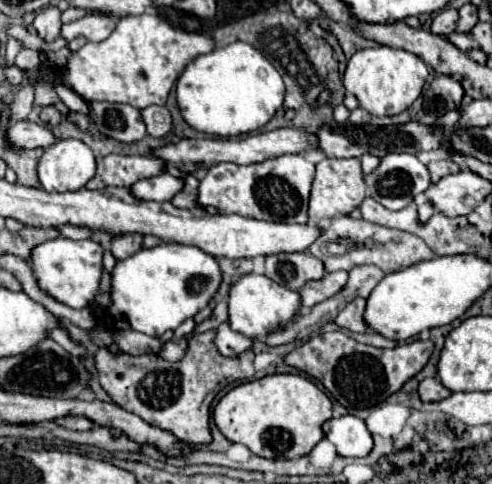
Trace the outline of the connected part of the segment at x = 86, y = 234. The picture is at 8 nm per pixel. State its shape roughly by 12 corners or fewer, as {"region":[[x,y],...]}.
{"region":[[62,226],[60,236],[70,240],[90,238],[92,230]]}

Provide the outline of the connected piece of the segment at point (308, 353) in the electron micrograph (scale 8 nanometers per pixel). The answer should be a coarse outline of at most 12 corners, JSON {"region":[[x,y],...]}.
{"region":[[344,332],[284,356],[344,408],[370,408],[430,360],[434,344],[392,350]]}

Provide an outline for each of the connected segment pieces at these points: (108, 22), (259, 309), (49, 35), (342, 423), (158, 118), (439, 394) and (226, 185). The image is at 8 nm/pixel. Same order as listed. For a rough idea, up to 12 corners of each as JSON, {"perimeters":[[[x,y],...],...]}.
{"perimeters":[[[84,16],[62,26],[70,42],[84,36],[88,42],[106,40],[116,20]],[[246,274],[228,298],[230,326],[246,338],[294,320],[300,292]],[[44,8],[32,26],[46,42],[60,36],[60,10]],[[350,414],[324,422],[340,456],[366,456],[374,446],[364,420]],[[164,106],[140,110],[146,132],[164,136],[172,126],[172,116]],[[438,378],[420,382],[422,402],[436,402],[452,394]],[[300,154],[216,164],[200,206],[308,222],[314,164]]]}

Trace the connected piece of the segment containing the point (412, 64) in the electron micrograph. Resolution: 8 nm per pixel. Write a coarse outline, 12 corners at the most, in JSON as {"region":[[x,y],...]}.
{"region":[[390,46],[348,60],[344,88],[384,118],[422,94],[428,66]]}

